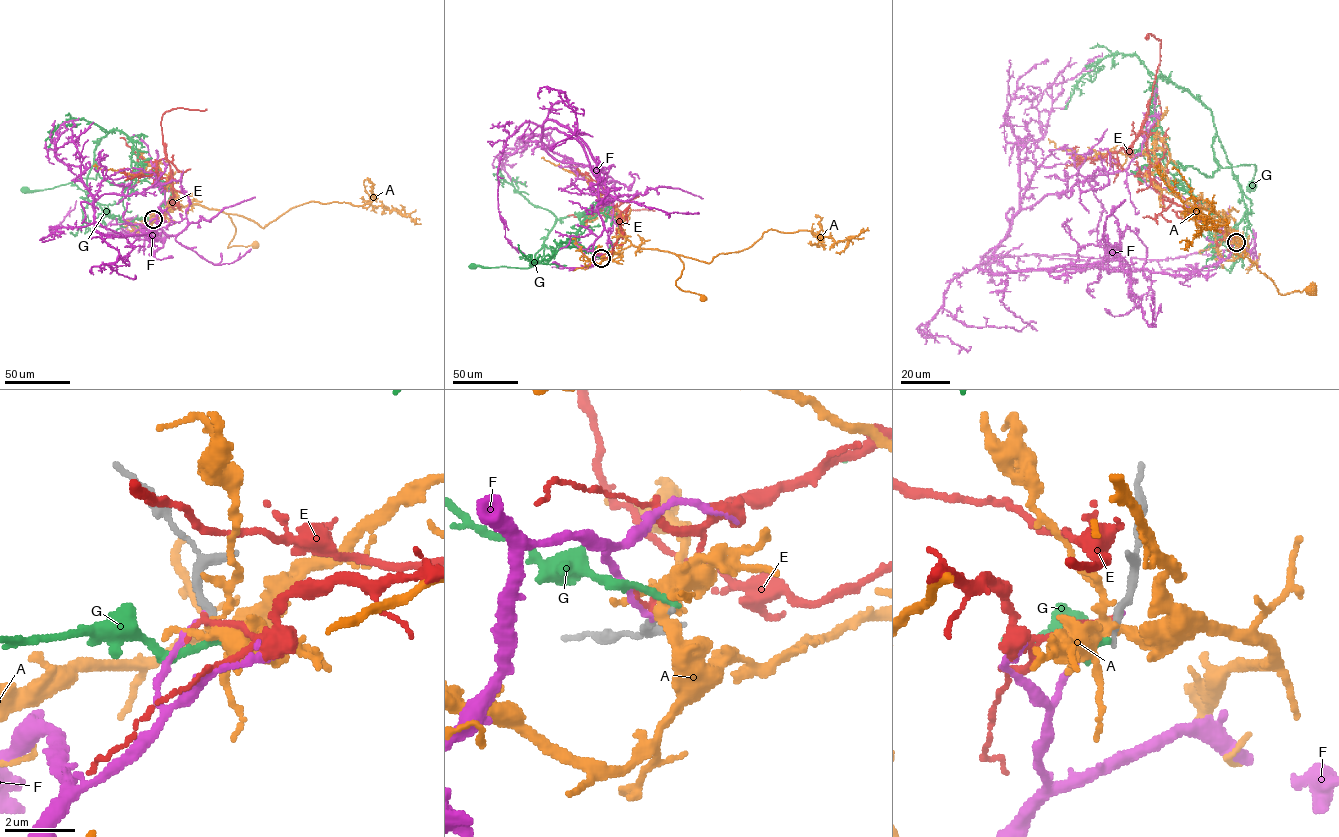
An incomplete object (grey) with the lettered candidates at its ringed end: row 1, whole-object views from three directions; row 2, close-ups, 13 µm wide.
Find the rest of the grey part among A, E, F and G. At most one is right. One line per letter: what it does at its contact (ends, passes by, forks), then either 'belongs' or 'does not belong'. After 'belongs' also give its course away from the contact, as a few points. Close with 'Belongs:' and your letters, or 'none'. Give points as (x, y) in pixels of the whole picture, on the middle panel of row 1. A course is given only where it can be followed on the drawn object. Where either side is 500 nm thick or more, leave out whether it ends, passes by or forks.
A: it forks | does not belong
E: it ends | does not belong
F: it ends | does not belong
G: it ends | does not belong
Belongs: none

